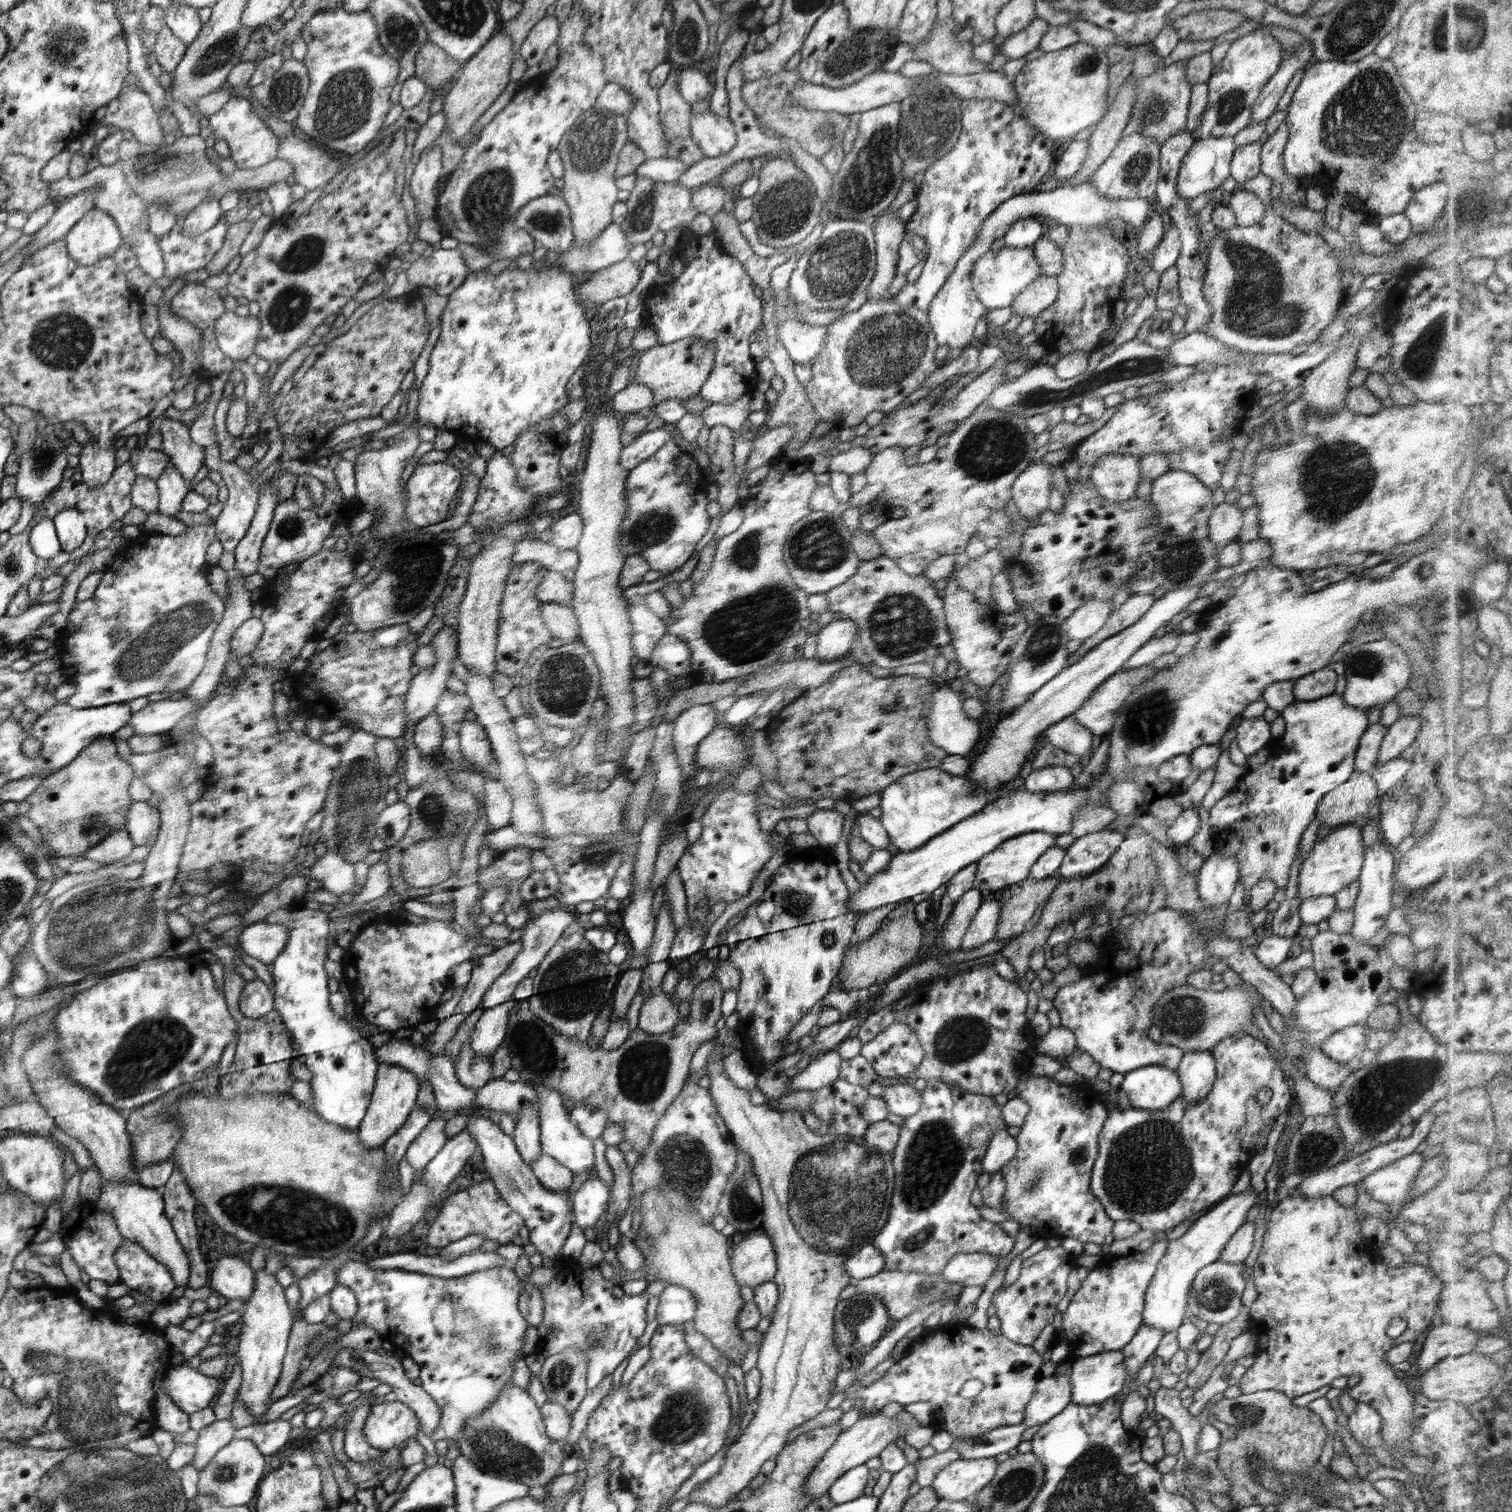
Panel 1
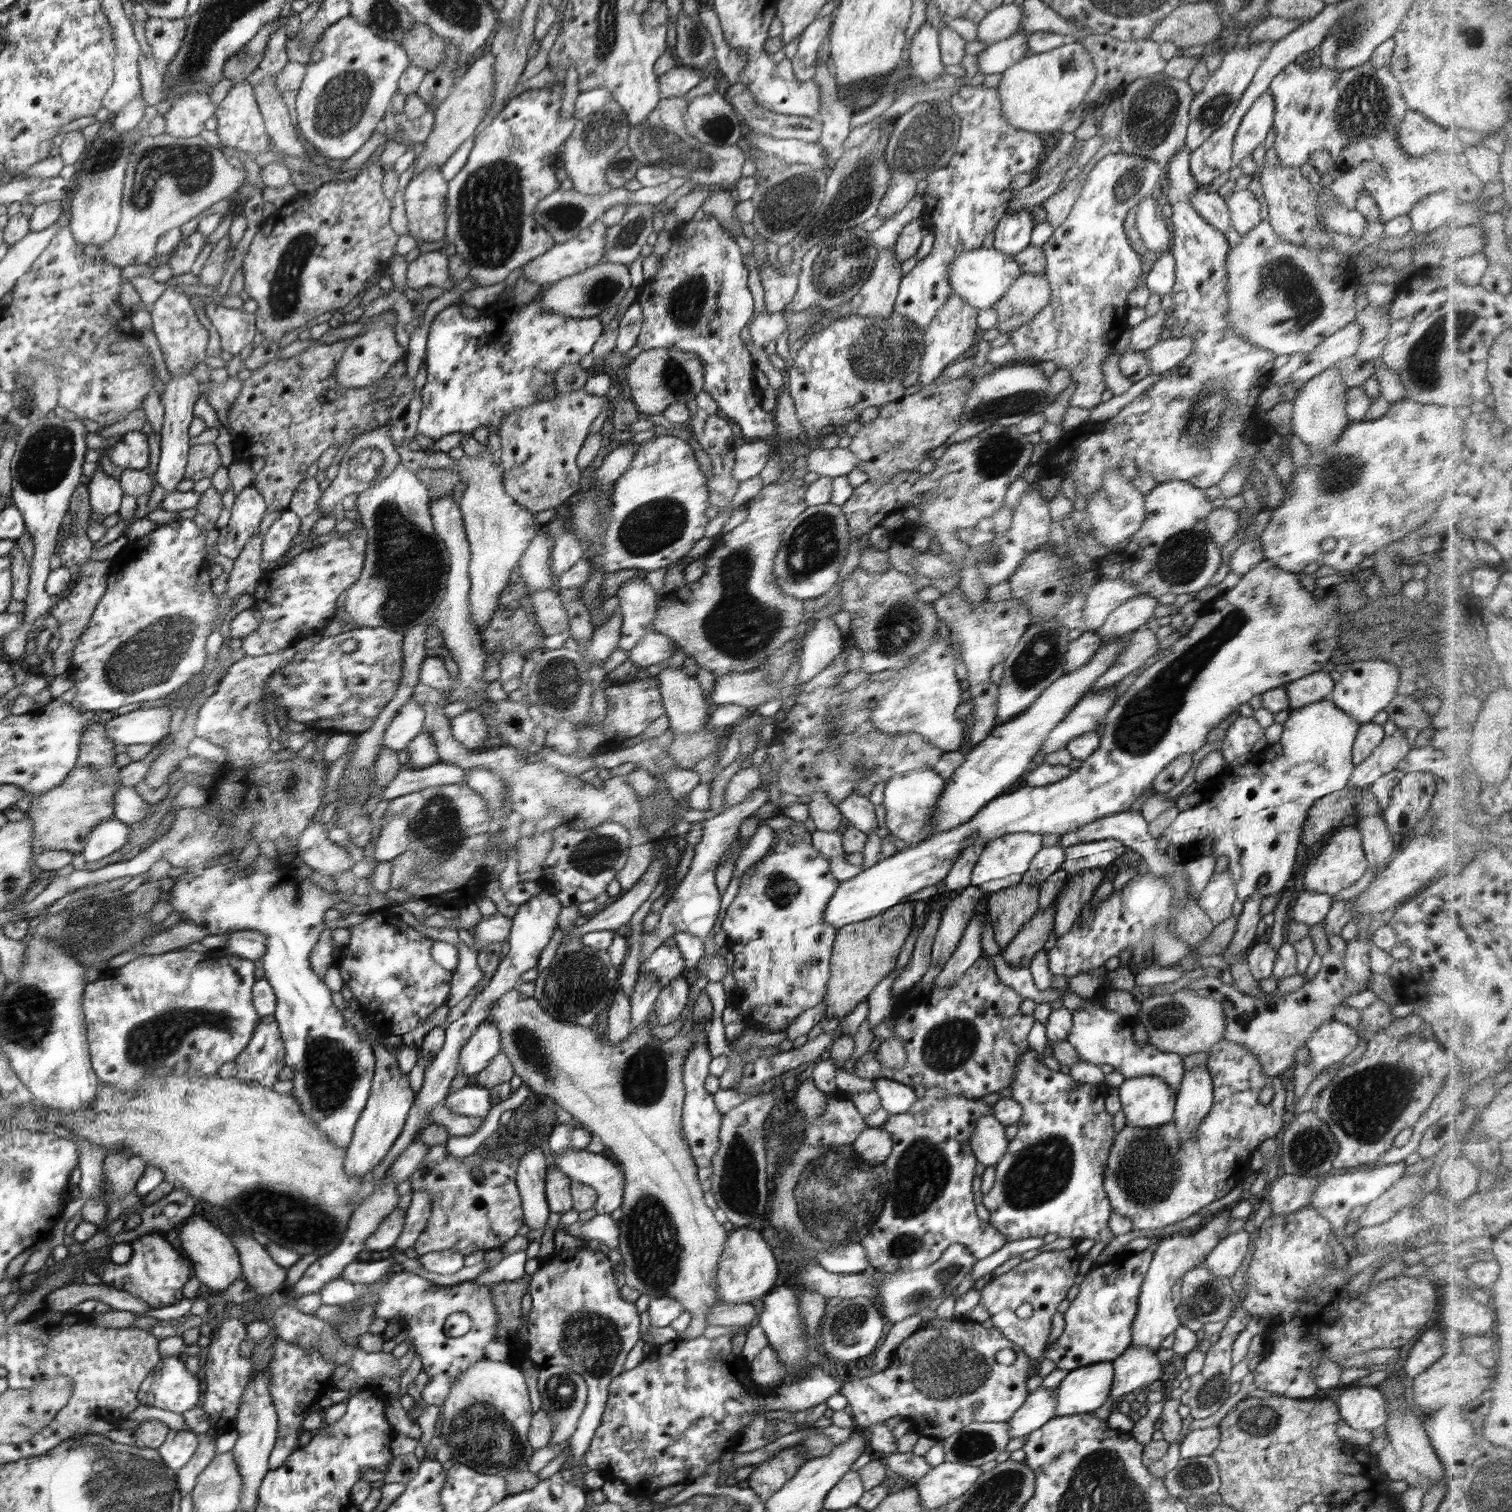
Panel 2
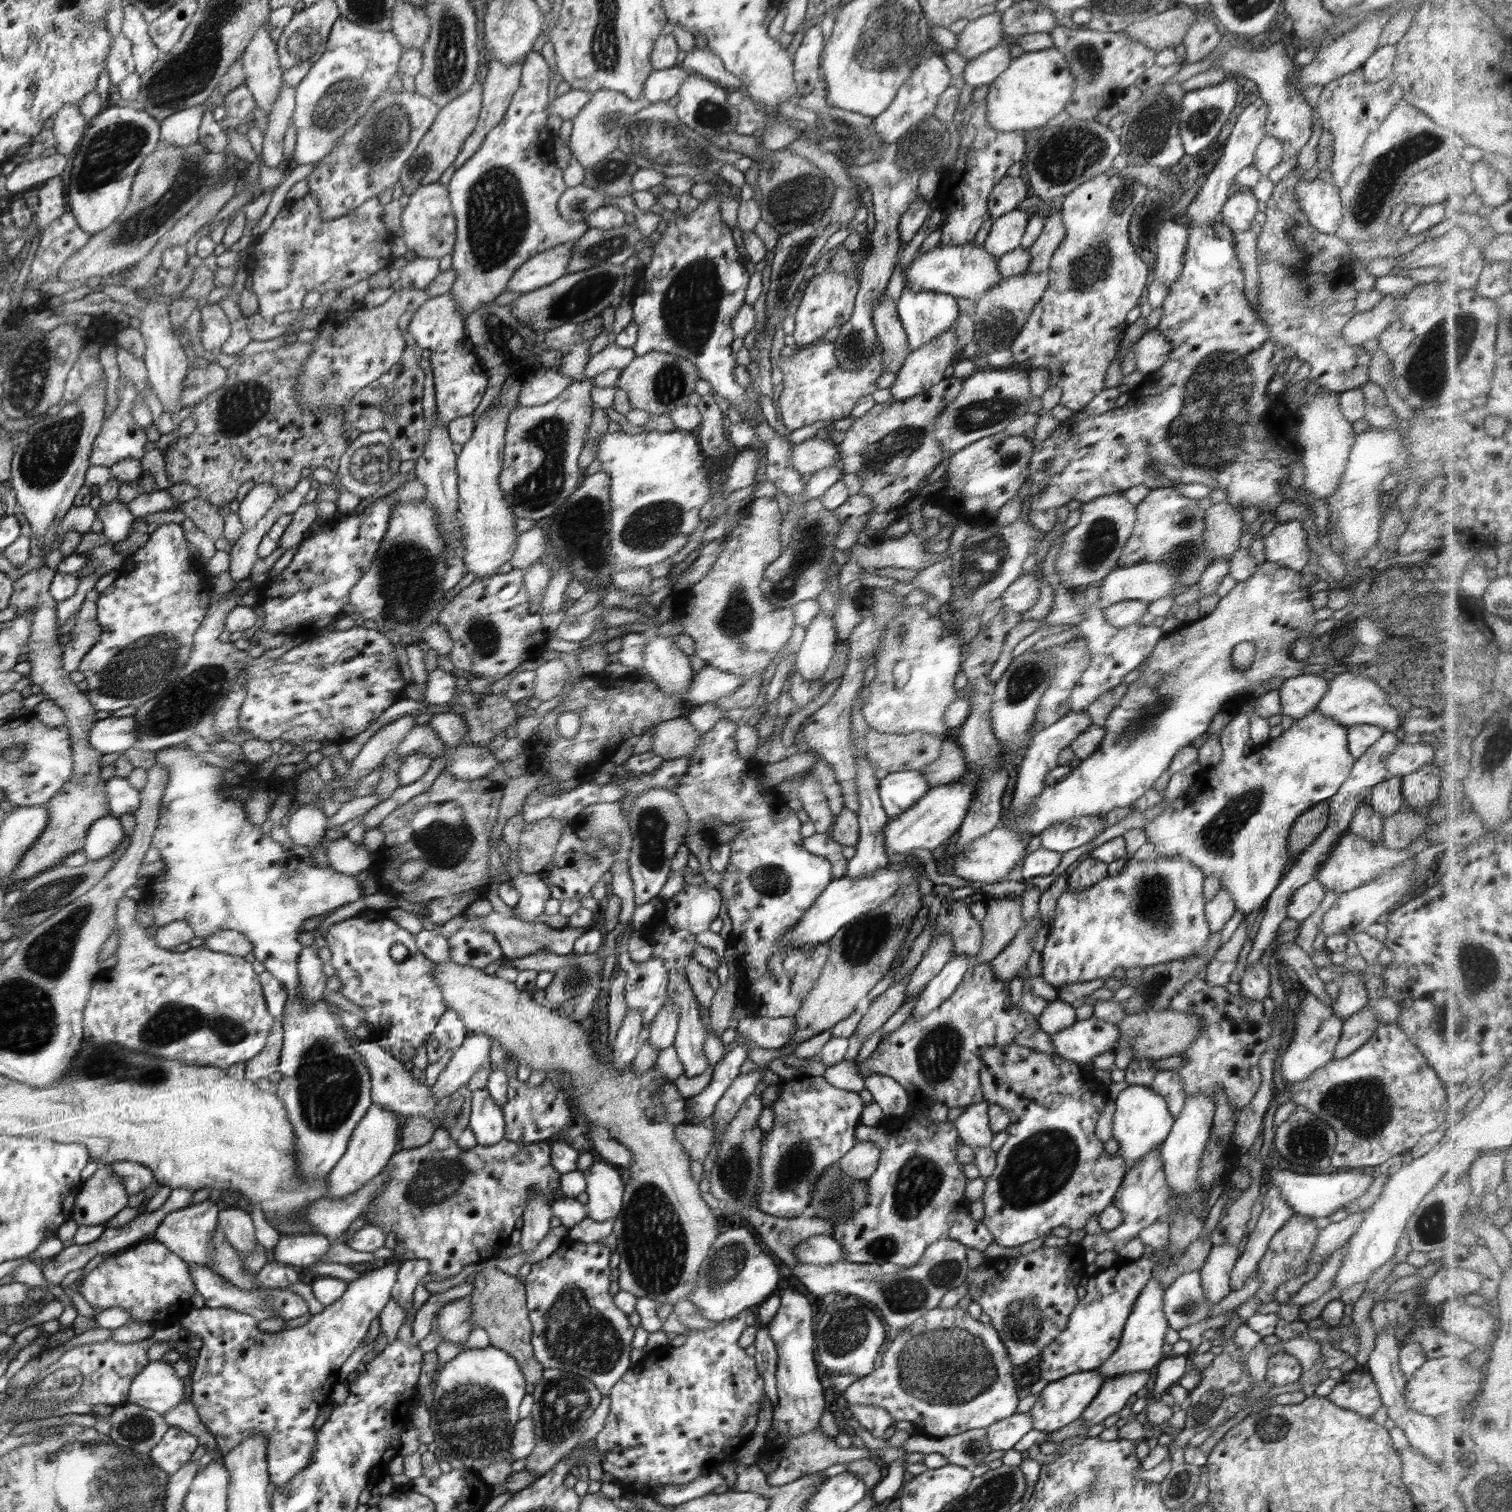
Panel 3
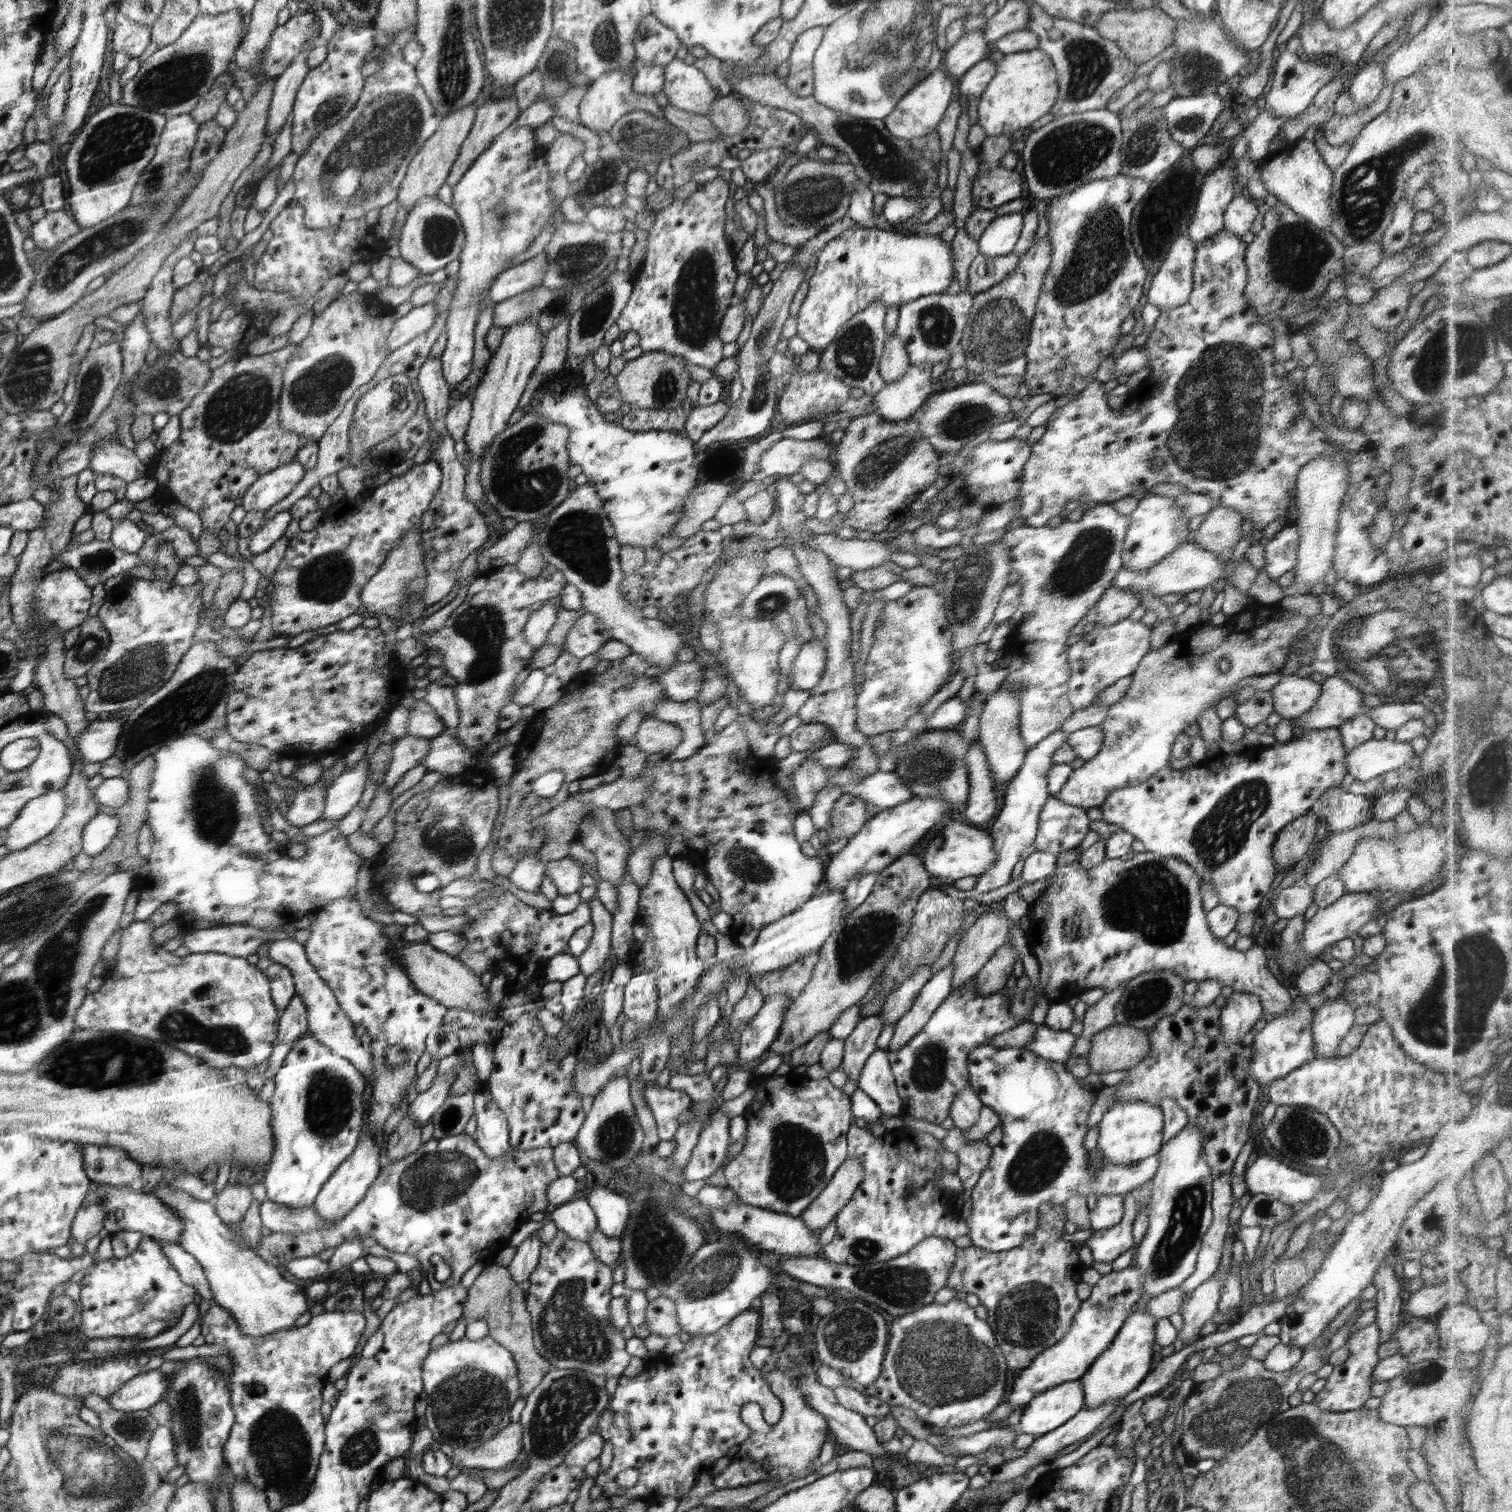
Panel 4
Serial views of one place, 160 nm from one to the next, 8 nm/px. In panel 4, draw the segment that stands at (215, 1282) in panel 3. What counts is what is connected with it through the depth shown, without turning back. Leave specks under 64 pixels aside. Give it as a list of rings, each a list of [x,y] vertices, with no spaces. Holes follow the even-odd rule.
[[[161,1240],[159,1242],[163,1245],[163,1251],[171,1259],[182,1279],[196,1288],[202,1299],[214,1304],[209,1280],[206,1278],[204,1269],[198,1260],[192,1254],[186,1252],[180,1243],[161,1242]]]

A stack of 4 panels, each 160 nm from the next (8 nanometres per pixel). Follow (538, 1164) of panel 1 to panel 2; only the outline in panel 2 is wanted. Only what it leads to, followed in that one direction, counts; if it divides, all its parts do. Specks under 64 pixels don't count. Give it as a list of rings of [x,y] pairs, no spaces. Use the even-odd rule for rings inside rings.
[[[552,1166],[545,1176],[545,1193],[551,1212],[564,1214],[572,1210],[571,1178],[560,1168]]]

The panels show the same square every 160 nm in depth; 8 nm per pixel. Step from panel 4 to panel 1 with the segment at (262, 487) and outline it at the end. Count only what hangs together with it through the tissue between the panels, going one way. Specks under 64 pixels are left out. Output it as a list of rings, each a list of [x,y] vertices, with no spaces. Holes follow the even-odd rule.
[[[218,445],[205,448],[206,456],[204,464],[209,470],[215,470],[222,474],[223,484],[229,490],[228,499],[224,503],[220,515],[214,519],[218,539],[226,552],[234,552],[239,544],[247,535],[248,528],[251,527],[252,519],[255,518],[255,512],[259,506],[259,486],[254,482],[251,476],[241,467],[233,462],[226,462],[221,459]]]

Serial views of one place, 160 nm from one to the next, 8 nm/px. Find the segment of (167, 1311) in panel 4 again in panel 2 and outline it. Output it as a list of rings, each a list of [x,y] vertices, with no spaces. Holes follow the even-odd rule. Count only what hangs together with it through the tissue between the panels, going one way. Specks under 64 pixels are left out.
[[[150,1232],[128,1243],[132,1252],[126,1263],[117,1264],[108,1259],[99,1265],[101,1272],[98,1272],[98,1276],[104,1284],[129,1292],[128,1294],[140,1298],[151,1309],[161,1309],[162,1306],[171,1306],[174,1302],[181,1301],[182,1286],[190,1278],[192,1263],[190,1259],[180,1256],[180,1250],[172,1238],[158,1232]]]

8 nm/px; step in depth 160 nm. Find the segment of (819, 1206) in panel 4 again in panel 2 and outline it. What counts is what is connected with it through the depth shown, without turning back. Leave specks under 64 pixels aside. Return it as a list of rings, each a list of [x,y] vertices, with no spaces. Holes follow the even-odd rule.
[[[867,1126],[852,1143],[856,1156],[871,1166],[884,1163],[892,1153],[892,1135],[882,1127]]]

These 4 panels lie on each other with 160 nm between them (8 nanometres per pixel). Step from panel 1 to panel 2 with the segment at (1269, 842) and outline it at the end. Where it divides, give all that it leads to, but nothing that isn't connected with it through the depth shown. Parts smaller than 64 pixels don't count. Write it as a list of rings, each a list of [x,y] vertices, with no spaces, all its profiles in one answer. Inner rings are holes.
[[[1329,700],[1308,704],[1304,708],[1290,709],[1280,740],[1264,747],[1247,763],[1241,765],[1234,762],[1234,759],[1246,752],[1252,752],[1253,744],[1264,736],[1265,728],[1262,728],[1255,717],[1240,715],[1232,722],[1221,740],[1221,753],[1226,765],[1218,782],[1214,788],[1207,790],[1202,801],[1196,806],[1180,811],[1170,827],[1163,831],[1163,835],[1170,844],[1176,844],[1182,849],[1192,845],[1198,856],[1212,855],[1215,859],[1226,856],[1229,862],[1227,870],[1233,874],[1237,897],[1242,900],[1251,897],[1256,891],[1260,891],[1264,897],[1285,891],[1294,879],[1300,833],[1303,831],[1310,807],[1319,798],[1346,787],[1352,776],[1355,767],[1352,749],[1359,725],[1357,720]]]

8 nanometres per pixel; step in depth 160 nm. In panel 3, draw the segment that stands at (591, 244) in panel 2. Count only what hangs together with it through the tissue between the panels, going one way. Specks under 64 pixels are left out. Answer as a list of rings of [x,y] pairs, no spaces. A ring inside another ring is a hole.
[[[564,243],[540,252],[518,268],[508,283],[508,289],[522,294],[556,282],[567,274],[572,255],[572,243]]]

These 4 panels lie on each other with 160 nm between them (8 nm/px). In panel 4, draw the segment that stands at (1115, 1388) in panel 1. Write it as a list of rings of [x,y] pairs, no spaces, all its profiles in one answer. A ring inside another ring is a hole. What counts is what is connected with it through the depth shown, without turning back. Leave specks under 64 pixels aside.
[[[1081,1379],[1041,1392],[1025,1406],[1017,1425],[1020,1432],[1039,1437],[1056,1430],[1083,1409],[1084,1395]]]

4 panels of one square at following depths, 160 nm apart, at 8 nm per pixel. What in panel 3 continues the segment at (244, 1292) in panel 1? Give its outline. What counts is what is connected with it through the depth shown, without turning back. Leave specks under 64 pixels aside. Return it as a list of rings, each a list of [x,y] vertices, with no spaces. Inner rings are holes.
[[[204,1200],[186,1208],[171,1212],[163,1217],[160,1226],[154,1231],[153,1239],[167,1245],[172,1252],[179,1254],[189,1265],[205,1264],[214,1270],[211,1246],[213,1246],[213,1234],[219,1228],[218,1207],[211,1201]]]

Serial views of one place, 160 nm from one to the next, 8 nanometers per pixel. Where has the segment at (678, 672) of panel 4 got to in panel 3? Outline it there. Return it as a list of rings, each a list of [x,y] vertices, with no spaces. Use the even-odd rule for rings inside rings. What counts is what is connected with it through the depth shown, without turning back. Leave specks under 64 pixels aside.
[[[706,665],[698,674],[694,672],[690,689],[684,692],[684,697],[690,704],[712,703],[736,692],[742,684],[744,682],[740,676],[734,676]]]

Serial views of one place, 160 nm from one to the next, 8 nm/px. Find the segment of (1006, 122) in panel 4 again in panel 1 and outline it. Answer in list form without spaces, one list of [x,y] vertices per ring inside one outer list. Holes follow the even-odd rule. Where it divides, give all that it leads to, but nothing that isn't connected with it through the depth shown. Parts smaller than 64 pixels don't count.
[[[1082,41],[1026,62],[1012,82],[1019,114],[1034,130],[1053,142],[1058,138],[1074,138],[1088,128],[1094,129],[1107,114],[1110,68],[1104,51]]]

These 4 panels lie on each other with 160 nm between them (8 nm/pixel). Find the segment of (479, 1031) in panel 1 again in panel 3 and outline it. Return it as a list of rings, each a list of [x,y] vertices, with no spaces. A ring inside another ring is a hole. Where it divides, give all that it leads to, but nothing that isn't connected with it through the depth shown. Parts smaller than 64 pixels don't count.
[[[476,1033],[474,1036],[467,1036],[462,1046],[452,1054],[448,1065],[440,1072],[434,1086],[430,1087],[430,1092],[436,1096],[436,1102],[467,1085],[482,1067],[489,1064],[491,1046],[492,1039],[487,1035]]]

